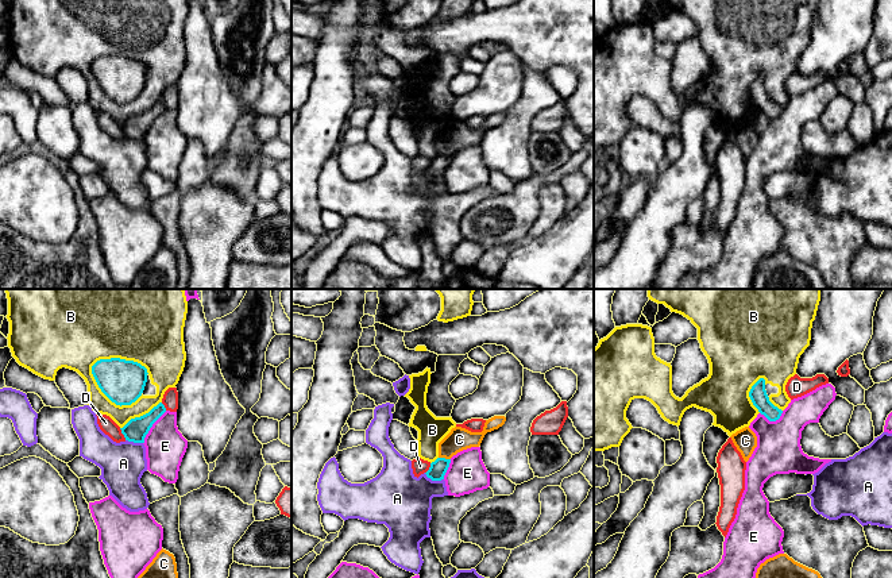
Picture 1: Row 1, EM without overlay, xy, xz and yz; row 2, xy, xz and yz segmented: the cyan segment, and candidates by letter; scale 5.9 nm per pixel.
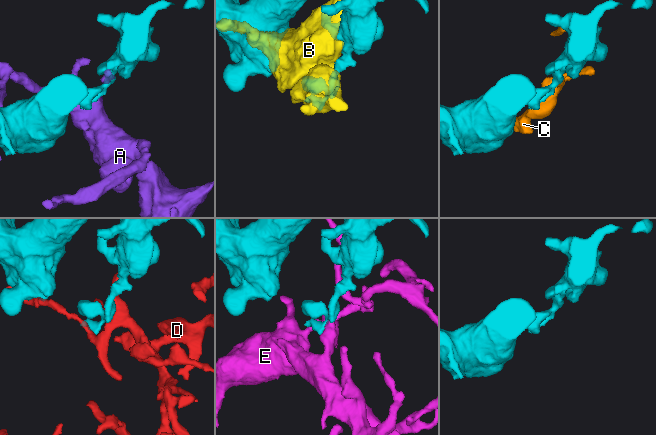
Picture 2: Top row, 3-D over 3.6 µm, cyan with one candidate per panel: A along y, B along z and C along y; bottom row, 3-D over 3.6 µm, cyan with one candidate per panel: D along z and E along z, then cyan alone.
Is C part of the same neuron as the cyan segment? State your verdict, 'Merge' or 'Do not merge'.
Do not merge

